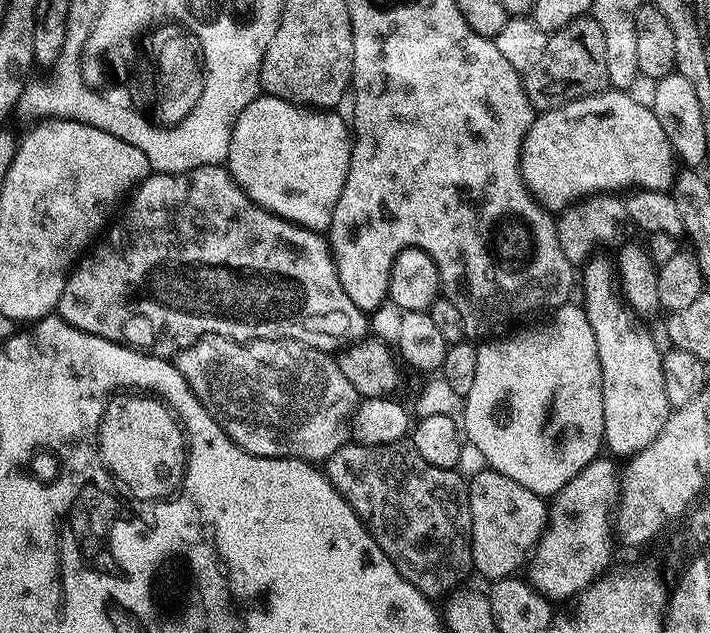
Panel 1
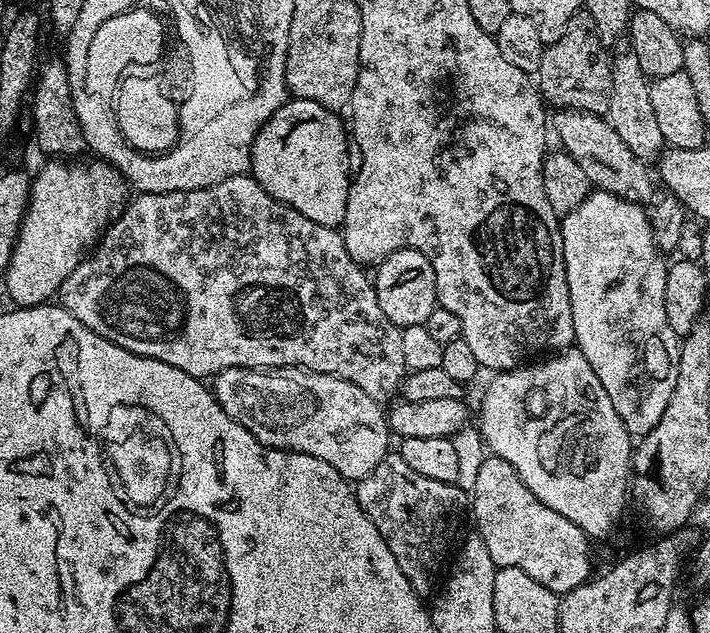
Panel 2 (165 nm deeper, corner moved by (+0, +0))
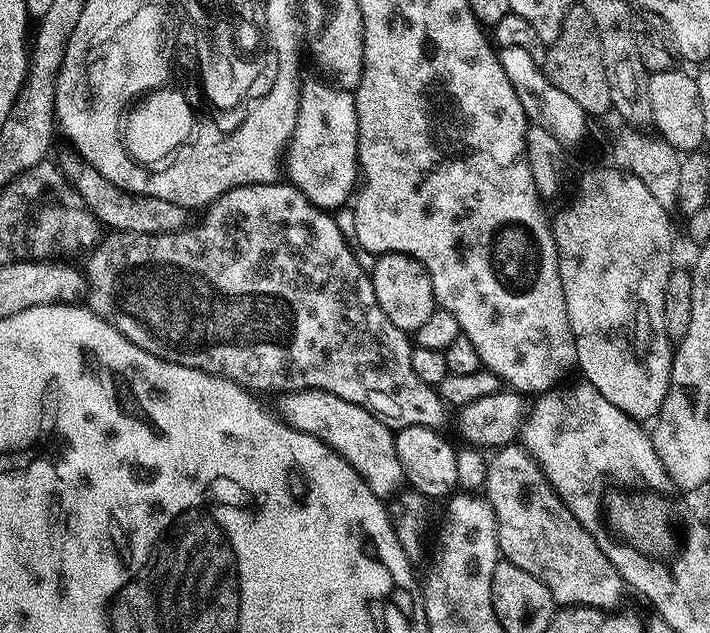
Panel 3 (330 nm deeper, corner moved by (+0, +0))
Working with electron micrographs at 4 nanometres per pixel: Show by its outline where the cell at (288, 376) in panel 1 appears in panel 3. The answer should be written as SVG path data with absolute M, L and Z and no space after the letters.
M285 392L279 400L278 412L284 422L299 432L318 438L323 444L330 445L342 458L346 458L368 483L370 490L374 490L377 498L391 501L405 487L393 429L381 422L374 413L329 392Z

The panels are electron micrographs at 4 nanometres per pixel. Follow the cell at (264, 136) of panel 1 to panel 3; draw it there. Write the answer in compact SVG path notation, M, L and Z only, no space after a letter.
M324 80L303 81L298 118L286 153L286 176L311 204L336 210L332 208L349 203L358 184L358 114L355 95Z

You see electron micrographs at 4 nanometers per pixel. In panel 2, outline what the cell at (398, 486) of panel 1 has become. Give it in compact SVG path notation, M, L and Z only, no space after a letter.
M396 450L389 451L366 478L359 480L354 491L360 509L374 522L390 554L394 554L398 570L406 574L406 582L422 598L427 597L427 592L435 593L449 563L452 539L460 528L460 511L463 508L465 511L466 493L457 484L434 482L434 478L416 473Z

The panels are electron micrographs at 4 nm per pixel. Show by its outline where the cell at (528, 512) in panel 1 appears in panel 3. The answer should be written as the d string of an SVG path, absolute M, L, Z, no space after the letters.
M513 442L504 448L497 448L488 460L488 473L483 491L496 515L496 529L500 543L500 555L503 559L514 562L514 566L522 566L526 574L534 574L546 590L550 590L552 601L558 606L579 606L581 608L598 608L612 610L626 593L626 585L618 570L602 554L598 542L570 514L562 498L553 490L540 464L524 447L523 443Z

